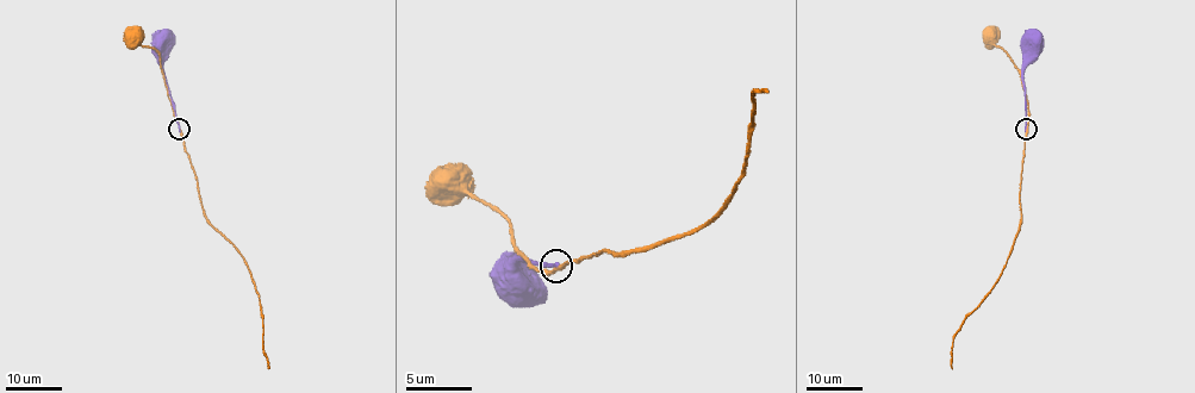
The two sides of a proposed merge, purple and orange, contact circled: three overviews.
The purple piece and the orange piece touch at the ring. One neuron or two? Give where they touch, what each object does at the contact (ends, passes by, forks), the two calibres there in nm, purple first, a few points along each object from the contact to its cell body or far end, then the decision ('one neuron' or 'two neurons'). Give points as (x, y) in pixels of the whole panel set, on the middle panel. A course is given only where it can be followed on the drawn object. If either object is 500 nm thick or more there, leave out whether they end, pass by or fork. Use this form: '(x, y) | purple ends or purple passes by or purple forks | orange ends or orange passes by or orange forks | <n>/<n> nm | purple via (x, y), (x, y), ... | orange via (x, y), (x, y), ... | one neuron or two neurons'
(555, 266) | purple ends | orange passes by | 280/240 nm | purple via (556, 266), (521, 259), (517, 266), (527, 275), (517, 275) | orange via (556, 266), (597, 251), (653, 249), (709, 222), (742, 179), (752, 93), (765, 93) | two neurons

